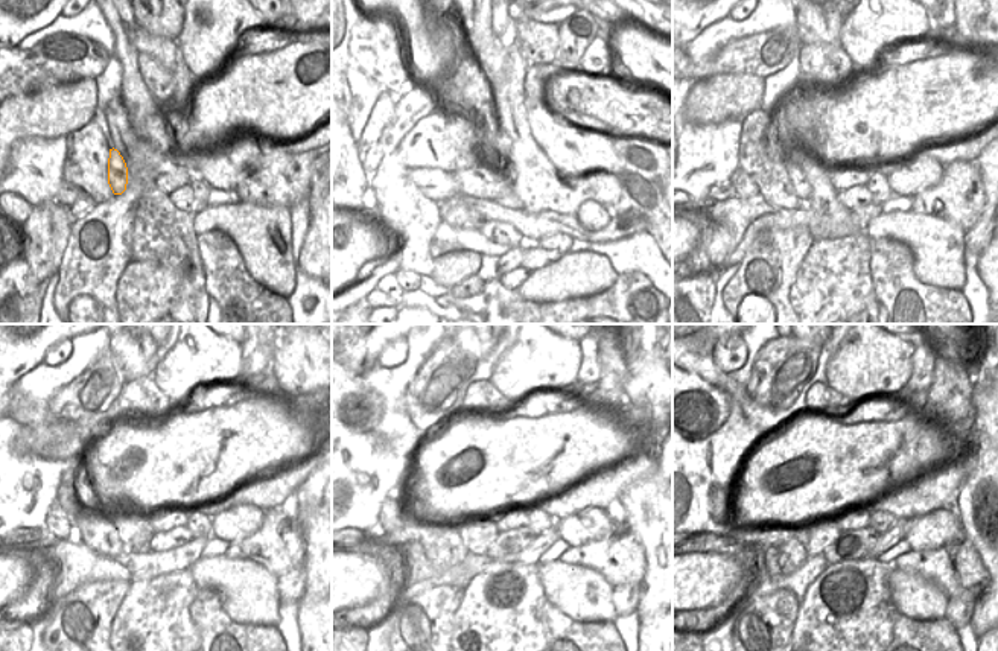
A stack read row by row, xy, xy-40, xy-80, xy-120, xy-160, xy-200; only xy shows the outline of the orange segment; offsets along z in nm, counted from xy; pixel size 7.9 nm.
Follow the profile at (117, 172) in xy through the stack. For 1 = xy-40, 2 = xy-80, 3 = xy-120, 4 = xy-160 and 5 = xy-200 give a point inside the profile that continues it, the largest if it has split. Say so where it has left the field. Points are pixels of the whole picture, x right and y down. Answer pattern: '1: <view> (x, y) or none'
1: xy-40 (466, 178)
2: xy-80 (810, 181)
3: xy-120 (133, 525)
4: xy-160 (478, 533)
5: xy-200 (822, 533)

